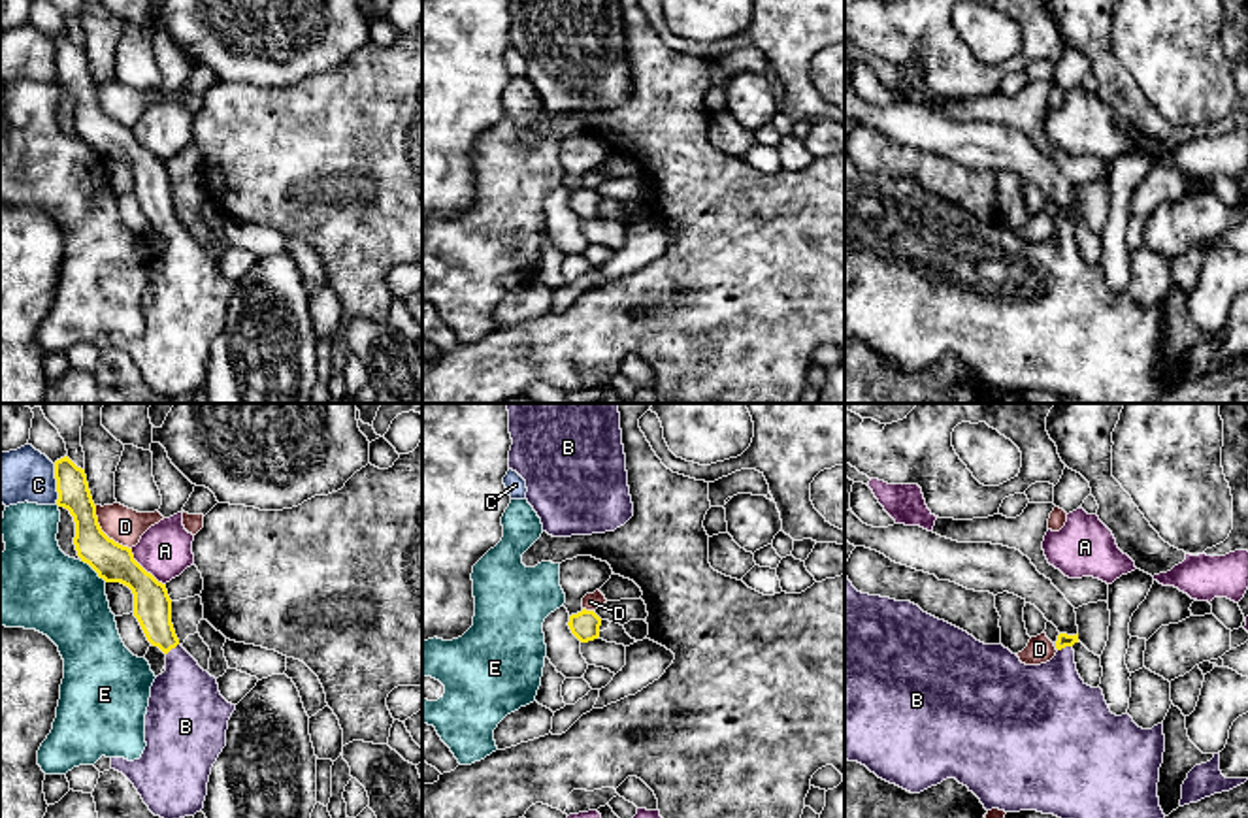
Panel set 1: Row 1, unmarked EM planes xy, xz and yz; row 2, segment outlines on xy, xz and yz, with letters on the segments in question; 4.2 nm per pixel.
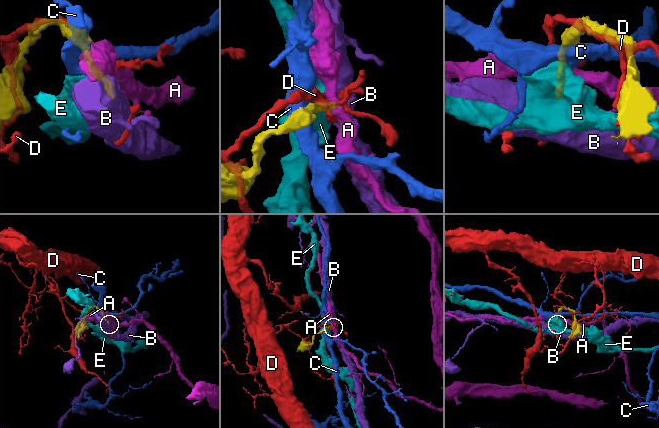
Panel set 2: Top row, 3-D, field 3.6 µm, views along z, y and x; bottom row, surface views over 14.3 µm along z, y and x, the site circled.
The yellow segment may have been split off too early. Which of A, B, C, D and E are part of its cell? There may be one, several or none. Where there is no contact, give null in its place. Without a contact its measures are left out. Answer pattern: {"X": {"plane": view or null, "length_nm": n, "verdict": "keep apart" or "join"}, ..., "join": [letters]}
{"A": {"plane": "xy", "length_nm": 220, "verdict": "keep apart"}, "B": {"plane": "yz", "length_nm": 70, "verdict": "join"}, "C": {"plane": "xy", "length_nm": 180, "verdict": "keep apart"}, "D": {"plane": "xy", "length_nm": 240, "verdict": "keep apart"}, "E": {"plane": "xy", "length_nm": 150, "verdict": "keep apart"}, "join": ["B"]}

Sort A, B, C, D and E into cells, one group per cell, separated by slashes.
A / B / C / D / E

